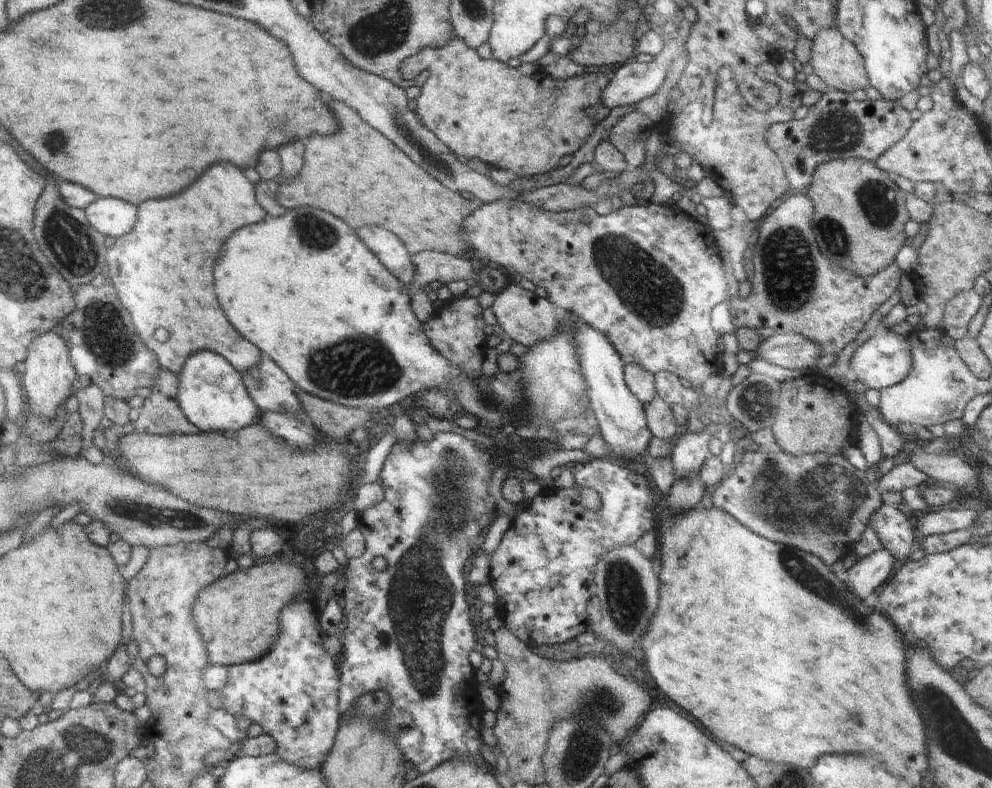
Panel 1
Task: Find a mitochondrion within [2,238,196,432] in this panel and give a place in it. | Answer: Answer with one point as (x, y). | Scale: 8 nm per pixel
(105, 333)

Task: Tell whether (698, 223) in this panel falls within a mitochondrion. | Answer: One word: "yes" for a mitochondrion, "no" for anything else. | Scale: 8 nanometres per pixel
no

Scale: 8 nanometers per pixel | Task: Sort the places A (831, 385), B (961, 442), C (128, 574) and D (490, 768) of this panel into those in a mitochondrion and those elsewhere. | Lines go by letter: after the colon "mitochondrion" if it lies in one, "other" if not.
A: other
B: other
C: other
D: other

